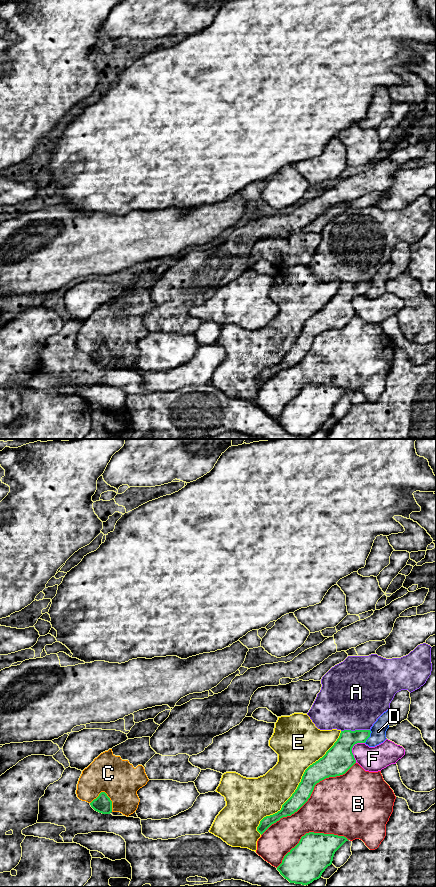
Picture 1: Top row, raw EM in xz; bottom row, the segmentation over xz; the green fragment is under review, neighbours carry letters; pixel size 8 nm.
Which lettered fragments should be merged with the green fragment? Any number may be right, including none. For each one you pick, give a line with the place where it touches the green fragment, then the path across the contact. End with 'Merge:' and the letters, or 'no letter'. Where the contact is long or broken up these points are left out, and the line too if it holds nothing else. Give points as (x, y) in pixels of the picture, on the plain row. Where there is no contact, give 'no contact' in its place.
A: contact xz (355, 282)
Merge: A

